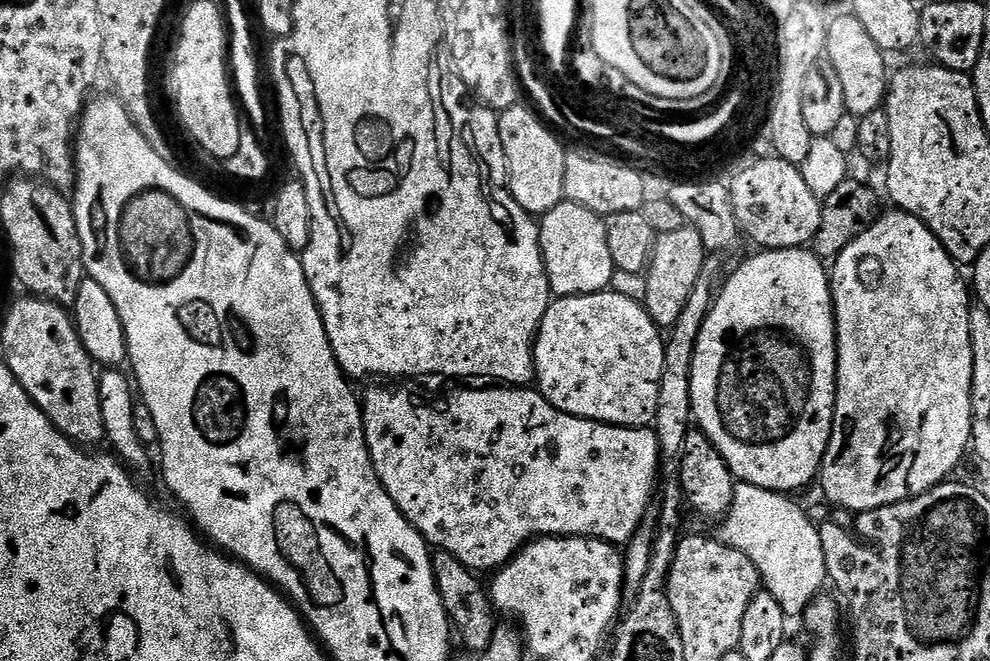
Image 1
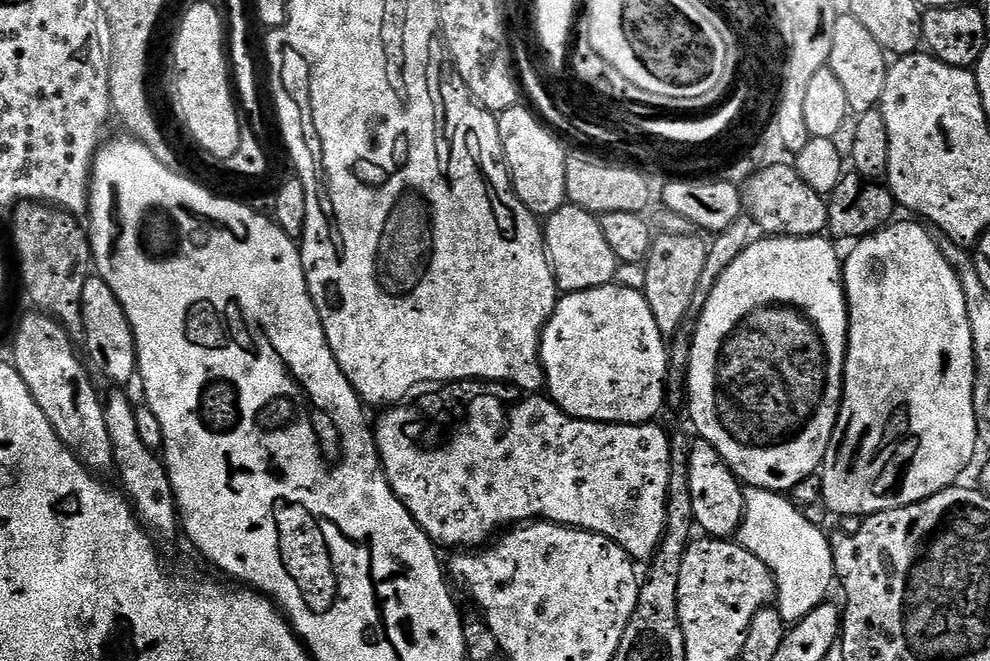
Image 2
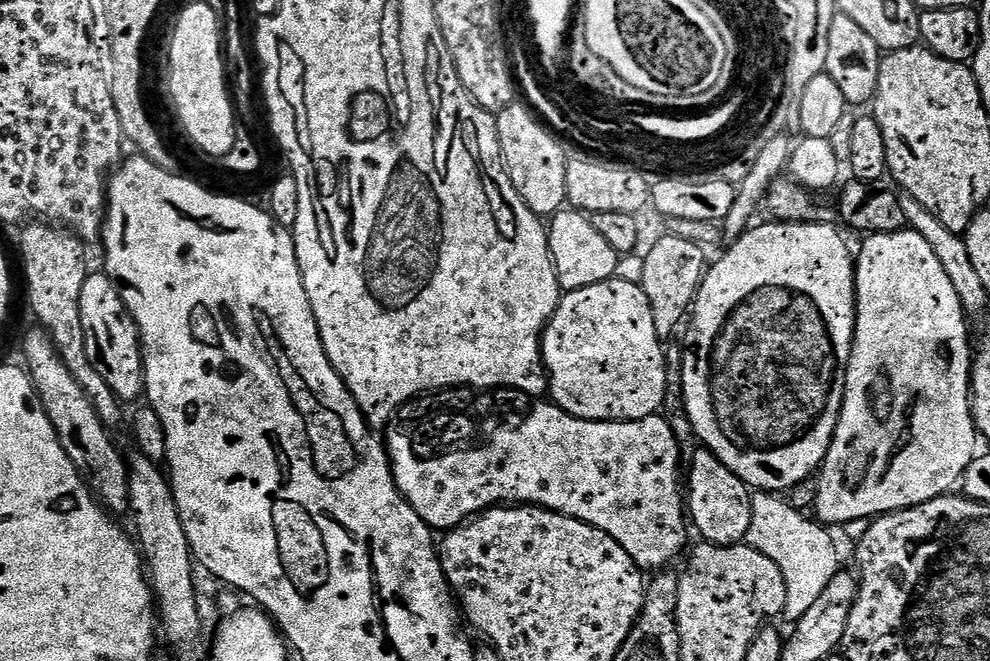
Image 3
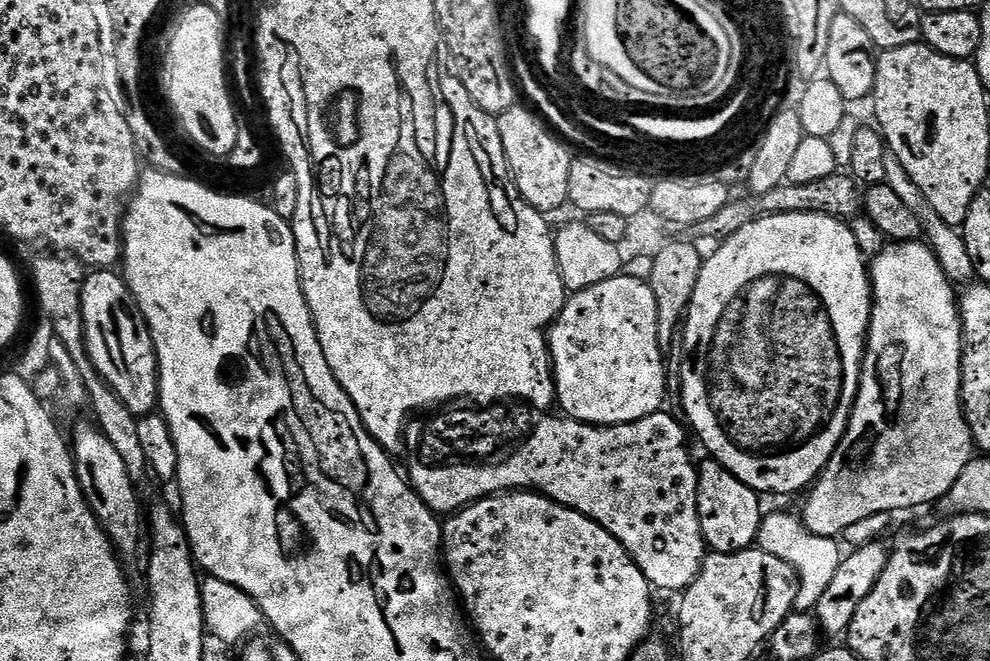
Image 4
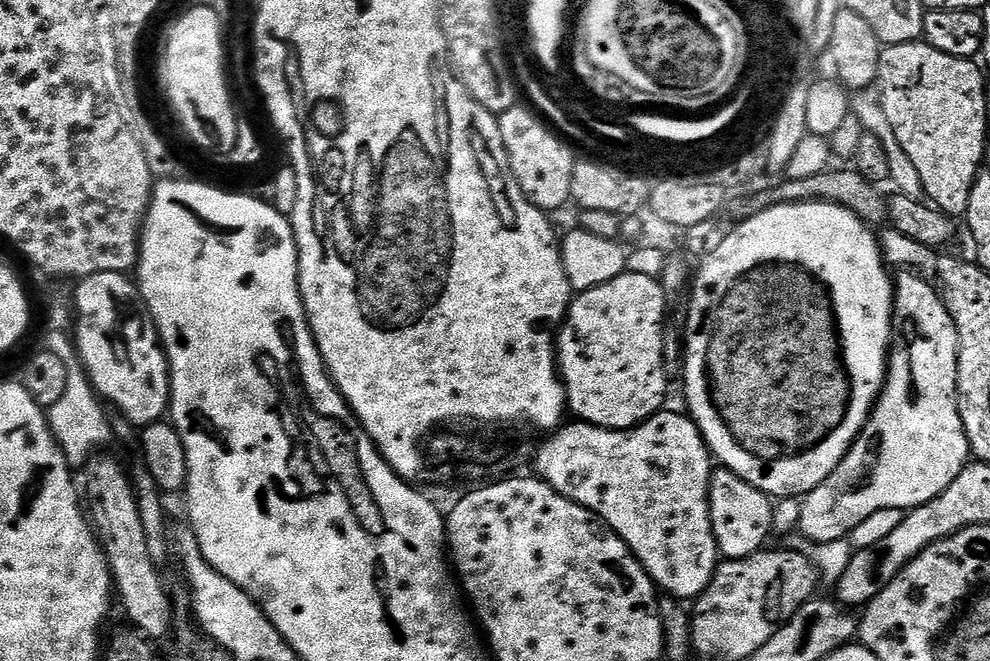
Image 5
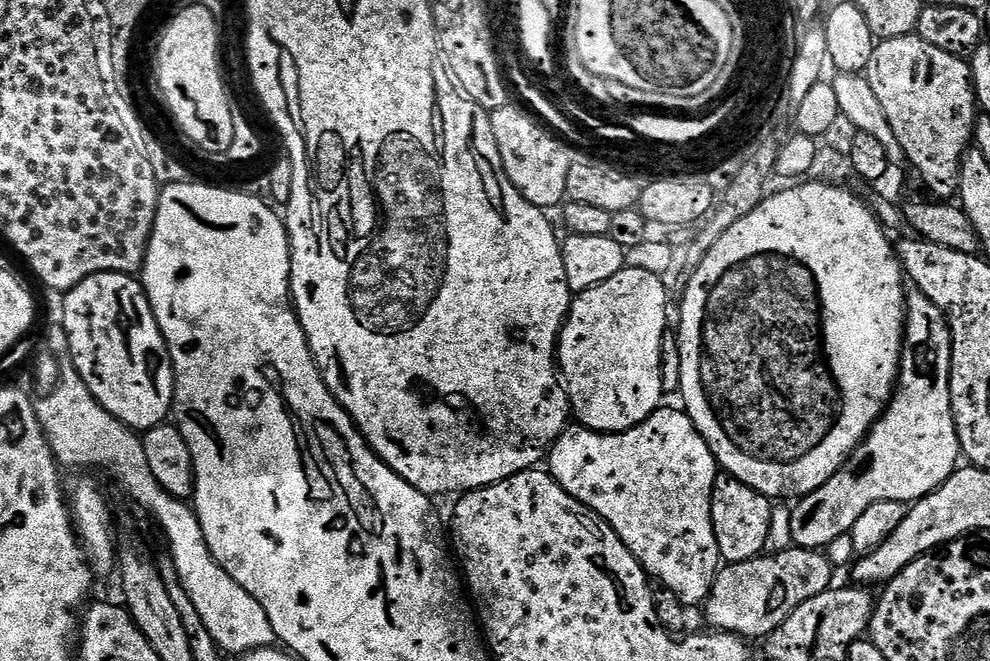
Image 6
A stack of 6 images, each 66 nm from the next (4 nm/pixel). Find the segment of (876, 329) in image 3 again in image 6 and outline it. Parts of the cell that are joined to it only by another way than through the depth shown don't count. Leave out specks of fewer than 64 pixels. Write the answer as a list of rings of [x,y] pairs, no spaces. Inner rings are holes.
[[[915,290],[909,291],[906,296],[906,315],[904,318],[904,347],[900,349],[900,374],[896,382],[895,389],[892,393],[891,400],[888,401],[887,408],[881,414],[879,420],[873,424],[864,441],[859,444],[855,452],[848,457],[848,461],[830,477],[818,490],[814,490],[809,496],[803,497],[799,501],[800,504],[792,512],[792,521],[789,522],[788,528],[792,531],[791,543],[797,548],[814,548],[817,550],[827,549],[830,542],[834,542],[834,538],[842,538],[849,535],[858,518],[865,514],[874,503],[878,502],[898,502],[911,505],[917,500],[921,500],[926,494],[930,494],[938,486],[942,486],[942,482],[946,482],[946,478],[950,478],[956,471],[962,460],[960,450],[960,439],[958,438],[958,430],[954,422],[954,414],[952,413],[952,399],[950,398],[950,374],[952,373],[952,332],[948,328],[948,319],[944,316],[942,310],[938,310],[938,306],[934,306],[934,302],[930,302],[930,298],[926,298],[921,292]]]

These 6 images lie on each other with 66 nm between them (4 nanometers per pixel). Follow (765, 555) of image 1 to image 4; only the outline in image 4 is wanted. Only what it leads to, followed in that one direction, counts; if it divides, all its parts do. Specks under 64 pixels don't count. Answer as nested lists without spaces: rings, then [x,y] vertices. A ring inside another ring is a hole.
[[[768,512],[760,524],[758,546],[766,554],[774,554],[774,558],[782,558],[796,571],[800,579],[800,589],[796,599],[795,611],[811,613],[816,607],[818,598],[822,598],[826,586],[834,579],[834,570],[838,570],[842,559],[842,551],[835,539],[830,536],[814,534],[804,525],[799,515],[791,516],[788,512]]]

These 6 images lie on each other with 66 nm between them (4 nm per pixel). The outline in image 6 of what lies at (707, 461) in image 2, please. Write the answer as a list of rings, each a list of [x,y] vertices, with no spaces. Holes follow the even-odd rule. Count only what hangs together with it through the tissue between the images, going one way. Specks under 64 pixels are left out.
[[[717,475],[710,502],[710,518],[714,522],[714,538],[718,542],[721,561],[737,564],[761,555],[772,532],[772,504],[769,497],[746,486],[738,478]]]

